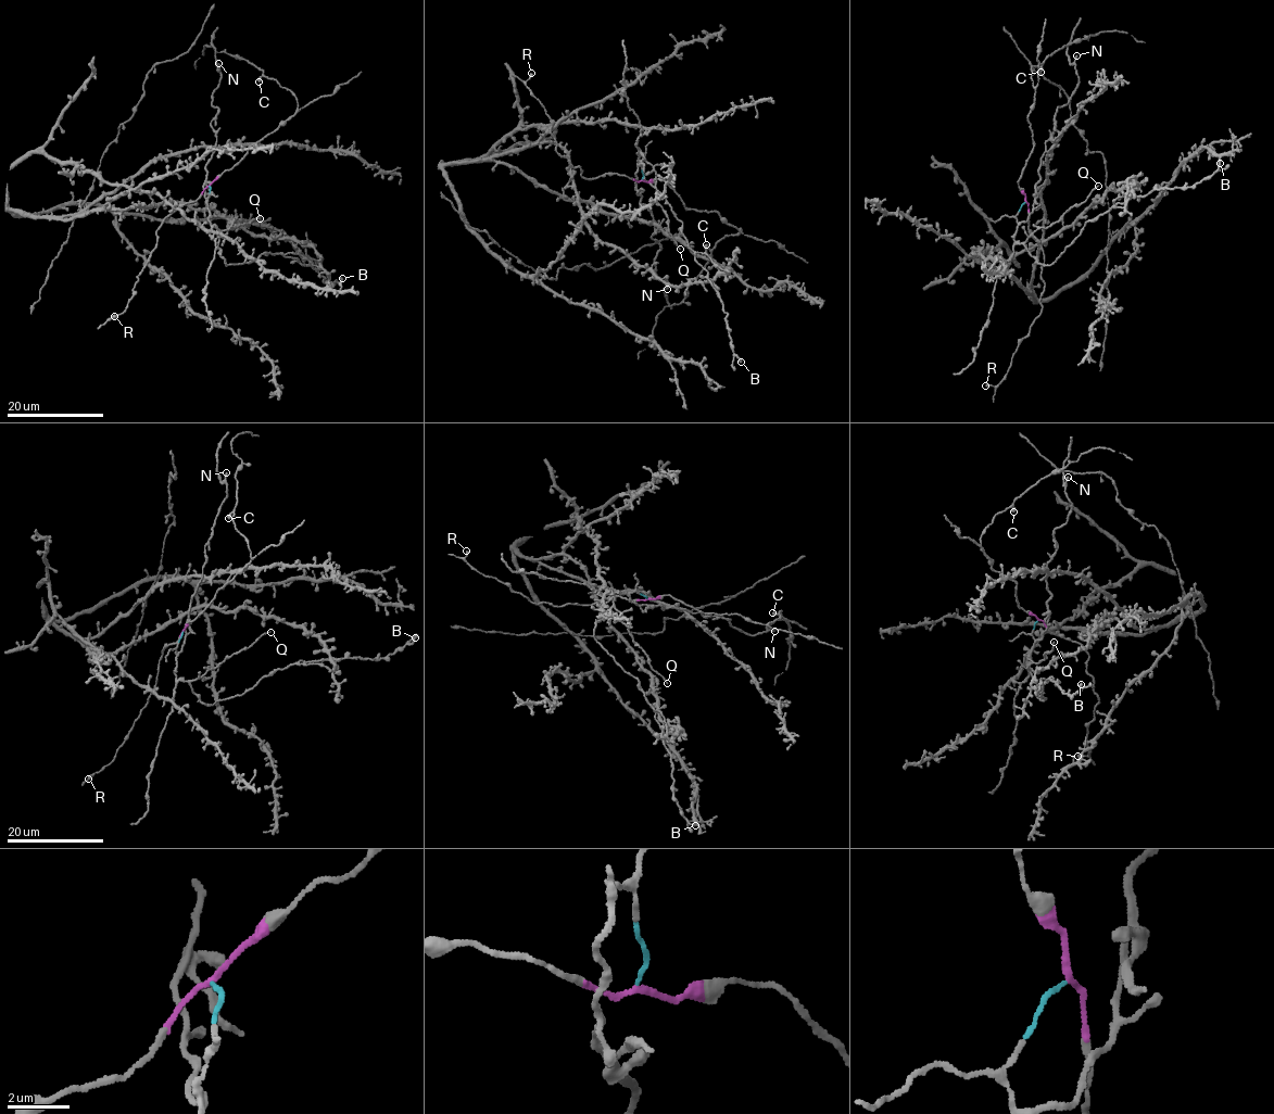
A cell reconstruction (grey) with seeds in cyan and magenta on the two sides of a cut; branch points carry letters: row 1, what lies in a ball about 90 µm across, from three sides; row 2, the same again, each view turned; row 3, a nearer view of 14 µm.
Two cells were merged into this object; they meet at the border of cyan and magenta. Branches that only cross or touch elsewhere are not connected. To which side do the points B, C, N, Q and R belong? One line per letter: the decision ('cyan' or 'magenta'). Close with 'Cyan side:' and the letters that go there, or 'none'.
B: cyan
C: magenta
N: cyan
Q: cyan
R: magenta
Cyan side: B, N, Q

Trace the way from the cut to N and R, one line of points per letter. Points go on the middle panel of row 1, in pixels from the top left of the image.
N: (642, 179), (638, 164), (635, 189), (655, 223), (652, 237), (660, 247), (656, 274), (667, 289)
R: (642, 179), (607, 173), (582, 176), (579, 166), (572, 167), (556, 151), (551, 121), (526, 86), (530, 73)

